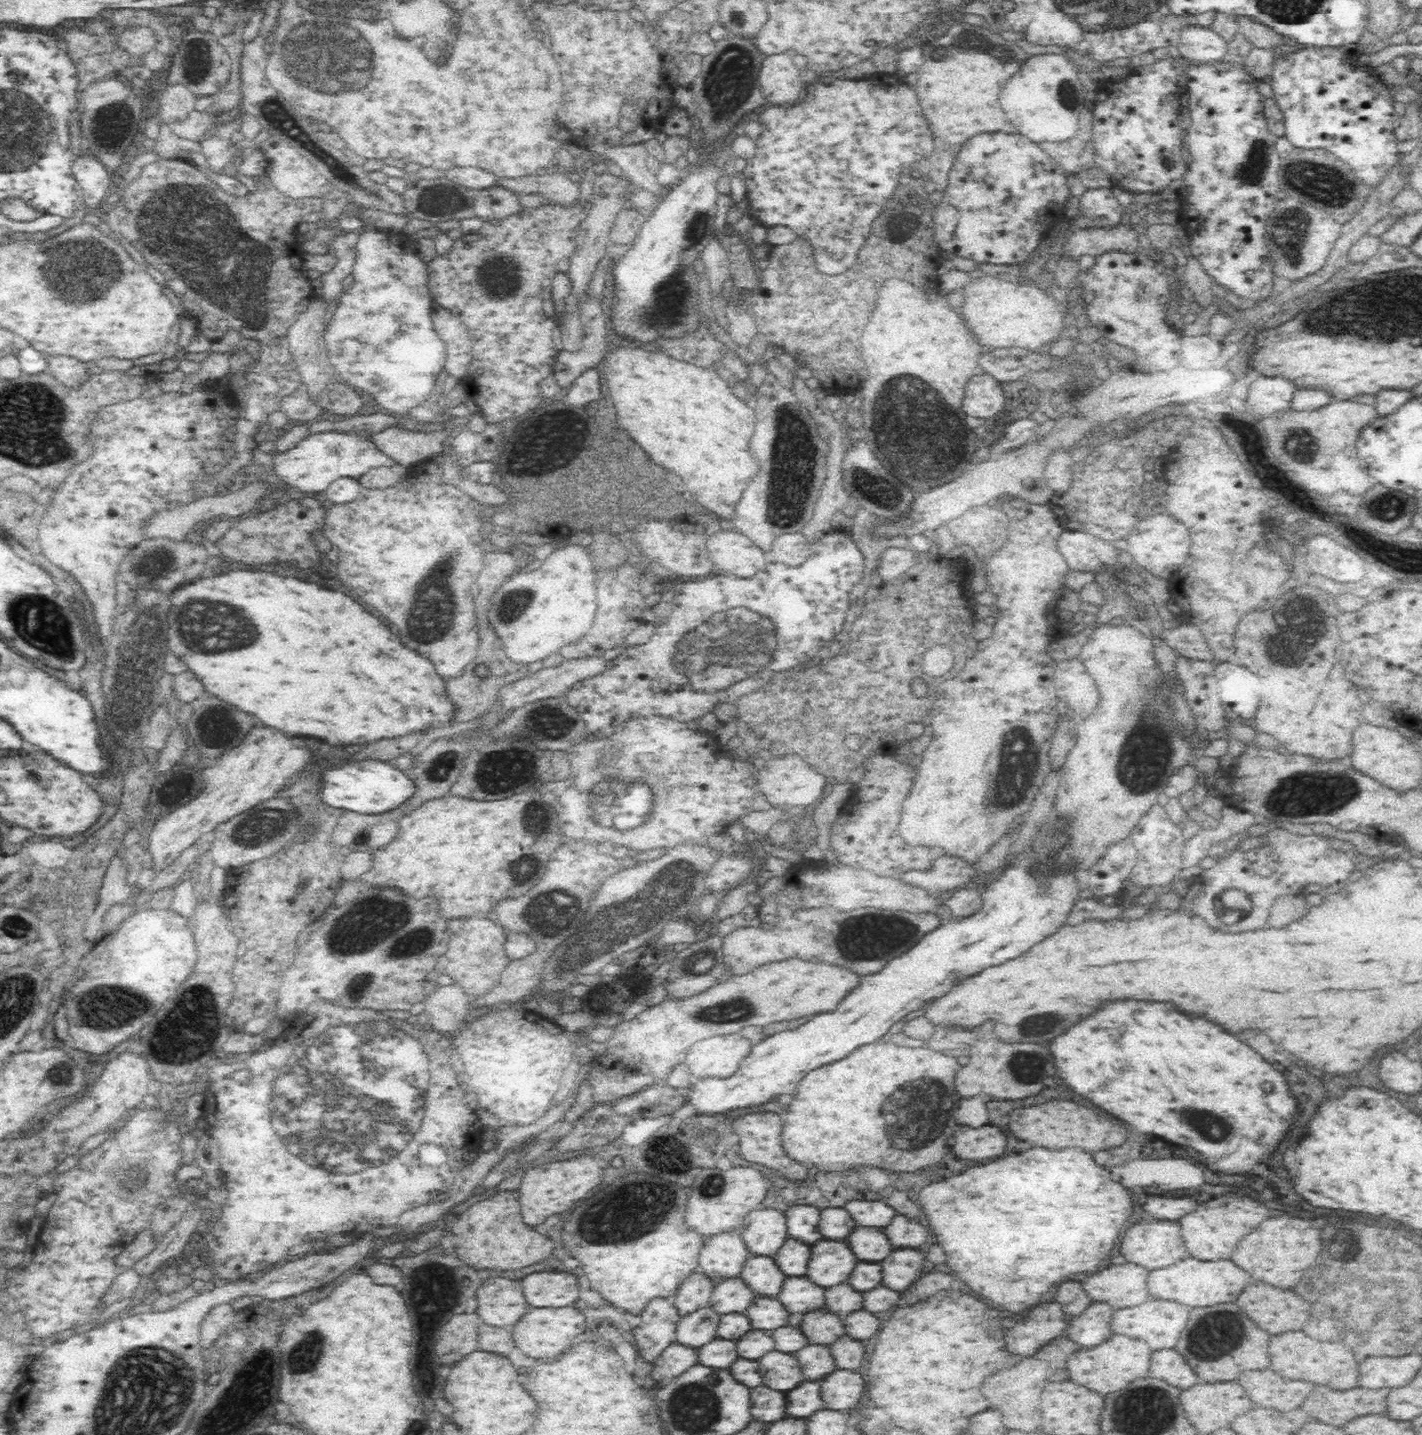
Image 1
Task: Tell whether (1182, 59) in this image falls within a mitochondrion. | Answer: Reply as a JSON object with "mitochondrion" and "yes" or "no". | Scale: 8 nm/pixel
{"mitochondrion":"no"}

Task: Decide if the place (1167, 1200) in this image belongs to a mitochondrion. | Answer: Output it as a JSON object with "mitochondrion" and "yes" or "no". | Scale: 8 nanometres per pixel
{"mitochondrion":"no"}

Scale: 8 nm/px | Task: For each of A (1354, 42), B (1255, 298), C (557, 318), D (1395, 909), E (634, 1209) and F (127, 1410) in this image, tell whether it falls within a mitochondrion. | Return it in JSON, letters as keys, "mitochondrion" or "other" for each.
{"A":"other","B":"other","C":"other","D":"other","E":"mitochondrion","F":"mitochondrion"}

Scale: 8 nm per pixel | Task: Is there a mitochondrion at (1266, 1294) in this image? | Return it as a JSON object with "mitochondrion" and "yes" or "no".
{"mitochondrion":"no"}

